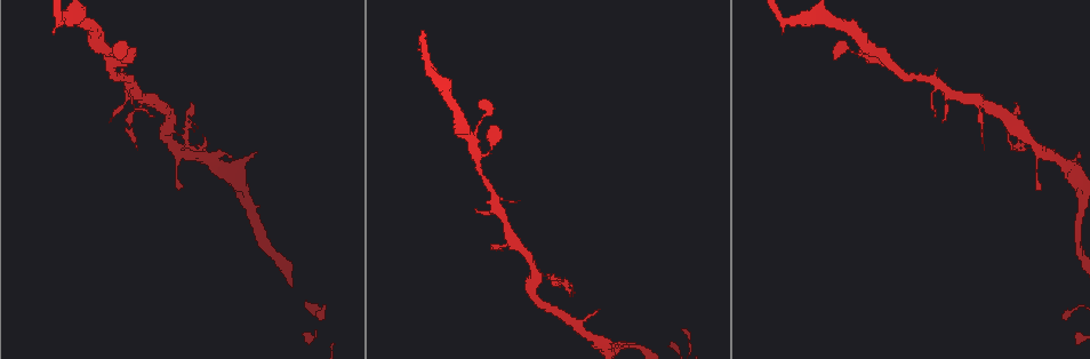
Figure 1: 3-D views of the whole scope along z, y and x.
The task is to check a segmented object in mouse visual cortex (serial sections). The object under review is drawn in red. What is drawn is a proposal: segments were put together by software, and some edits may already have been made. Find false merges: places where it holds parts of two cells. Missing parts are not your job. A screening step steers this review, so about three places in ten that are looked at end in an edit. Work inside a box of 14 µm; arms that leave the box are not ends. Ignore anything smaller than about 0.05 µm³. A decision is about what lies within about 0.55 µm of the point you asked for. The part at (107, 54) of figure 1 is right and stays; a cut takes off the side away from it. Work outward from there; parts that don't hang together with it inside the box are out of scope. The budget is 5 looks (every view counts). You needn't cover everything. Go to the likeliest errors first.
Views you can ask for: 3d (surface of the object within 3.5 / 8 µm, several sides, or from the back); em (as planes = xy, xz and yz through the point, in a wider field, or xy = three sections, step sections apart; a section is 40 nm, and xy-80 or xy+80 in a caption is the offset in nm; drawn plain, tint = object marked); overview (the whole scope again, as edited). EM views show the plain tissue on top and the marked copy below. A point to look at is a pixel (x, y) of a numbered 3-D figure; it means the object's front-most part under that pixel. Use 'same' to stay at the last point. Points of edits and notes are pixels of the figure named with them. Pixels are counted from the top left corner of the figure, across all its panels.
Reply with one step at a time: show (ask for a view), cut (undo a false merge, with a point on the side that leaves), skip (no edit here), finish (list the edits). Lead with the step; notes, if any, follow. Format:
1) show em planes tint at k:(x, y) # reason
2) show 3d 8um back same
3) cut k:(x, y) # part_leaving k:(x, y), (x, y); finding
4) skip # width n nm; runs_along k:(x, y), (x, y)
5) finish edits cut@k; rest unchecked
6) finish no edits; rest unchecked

show 3d 3.5um at 1:(512, 243) # a fork

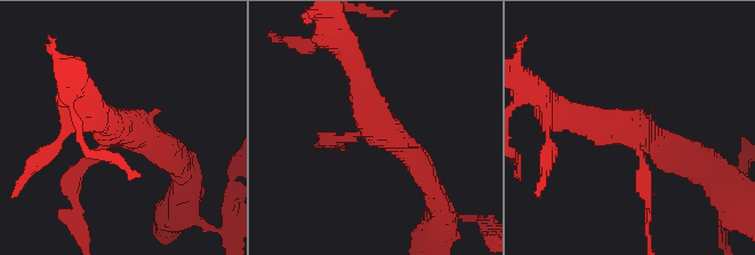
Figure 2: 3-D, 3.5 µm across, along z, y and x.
show em xy step 2 tint at 2:(122, 128) # need the tissue

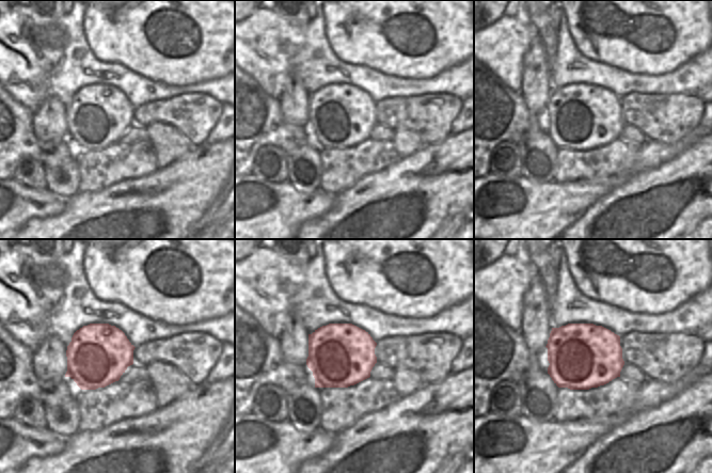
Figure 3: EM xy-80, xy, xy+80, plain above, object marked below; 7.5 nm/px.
skip # width 480 nm; runs_along 2:(352, 60), (377, 125), (426, 174); all the same cell

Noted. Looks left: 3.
show 3d 3.5um at 1:(1009, 131) # small branch off a trunk

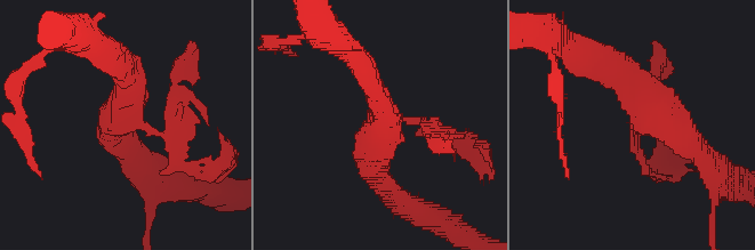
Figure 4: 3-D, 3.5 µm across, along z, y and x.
show em xy step 5 tint at 4:(131, 119) # arms 3; arm_widths 100, 300, 350 nm

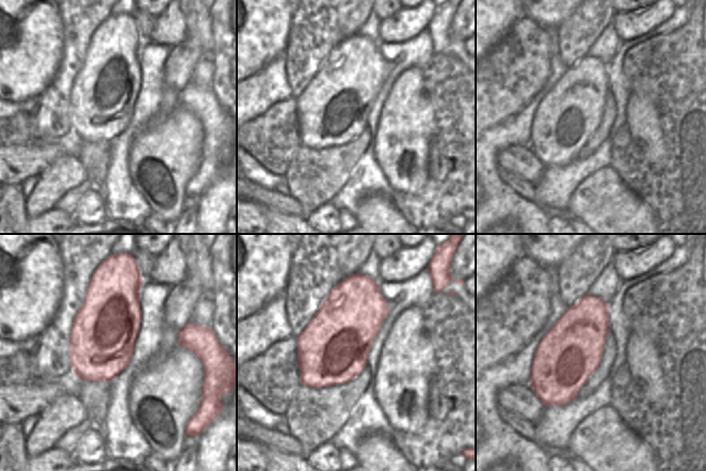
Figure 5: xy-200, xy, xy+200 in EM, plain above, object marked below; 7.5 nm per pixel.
show em xy step 3 tint same # another direction

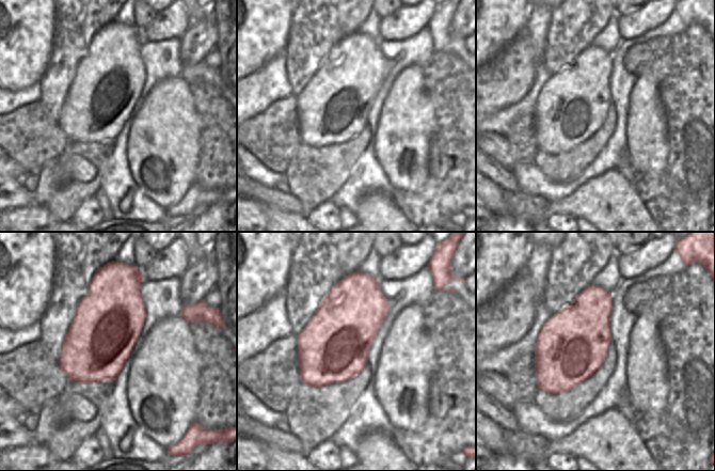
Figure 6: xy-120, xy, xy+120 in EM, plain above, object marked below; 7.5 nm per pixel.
cut 4:(181, 109) # part_leaving 4:(404, 120), (478, 140); a second cell is stuck on

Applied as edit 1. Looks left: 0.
finish edits cut@4; rest unchecked

